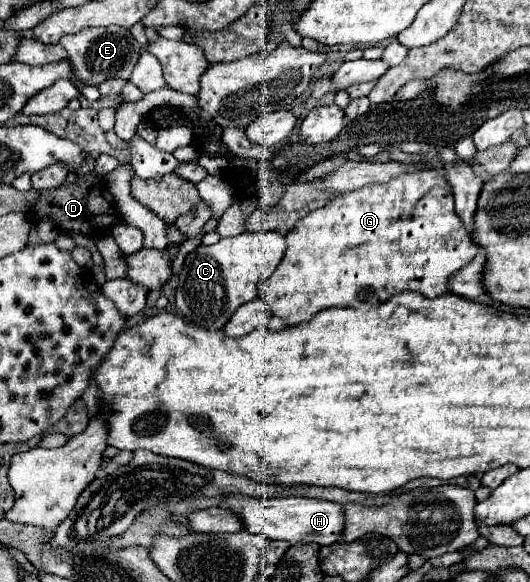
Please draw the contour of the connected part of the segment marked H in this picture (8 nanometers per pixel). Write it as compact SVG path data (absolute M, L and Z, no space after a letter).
M229 495L221 507L231 507L231 511L239 511L239 515L243 515L243 523L247 523L247 531L265 535L267 539L283 539L291 545L319 543L323 547L329 547L341 541L345 529L343 505L323 499L307 499L307 497L255 499L247 495Z

